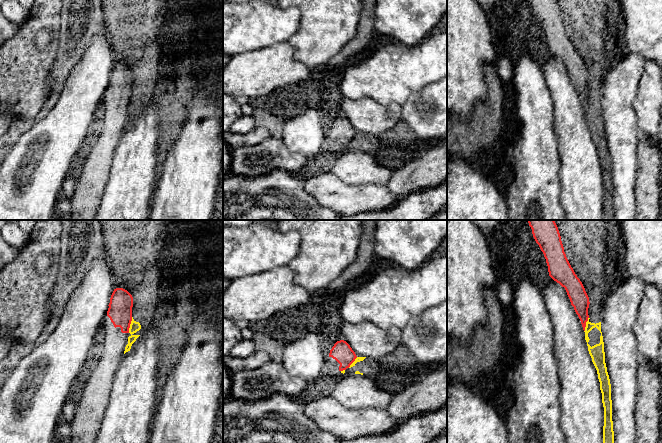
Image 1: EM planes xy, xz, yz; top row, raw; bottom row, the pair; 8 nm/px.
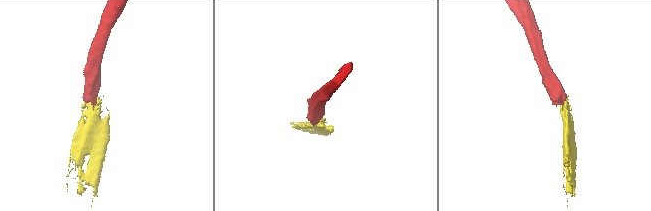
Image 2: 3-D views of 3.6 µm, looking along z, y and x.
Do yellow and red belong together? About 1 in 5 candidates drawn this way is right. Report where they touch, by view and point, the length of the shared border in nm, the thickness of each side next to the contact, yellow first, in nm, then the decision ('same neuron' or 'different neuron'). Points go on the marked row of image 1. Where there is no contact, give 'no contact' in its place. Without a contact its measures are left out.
xy (130, 325) | 130 nm | 80/190 nm | different neuron

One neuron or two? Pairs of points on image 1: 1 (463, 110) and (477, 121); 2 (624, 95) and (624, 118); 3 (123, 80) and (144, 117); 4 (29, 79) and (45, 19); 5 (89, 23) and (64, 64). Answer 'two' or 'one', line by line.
1: two
2: one
3: two
4: one
5: one

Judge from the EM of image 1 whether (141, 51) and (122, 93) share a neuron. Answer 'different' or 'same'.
different

